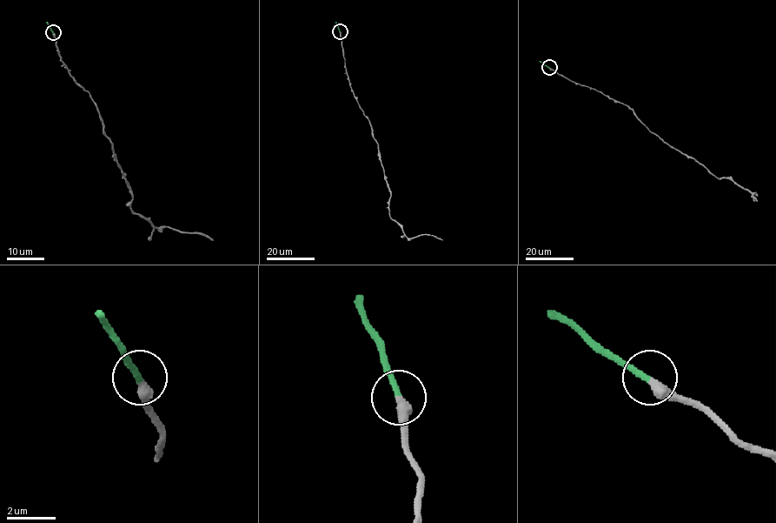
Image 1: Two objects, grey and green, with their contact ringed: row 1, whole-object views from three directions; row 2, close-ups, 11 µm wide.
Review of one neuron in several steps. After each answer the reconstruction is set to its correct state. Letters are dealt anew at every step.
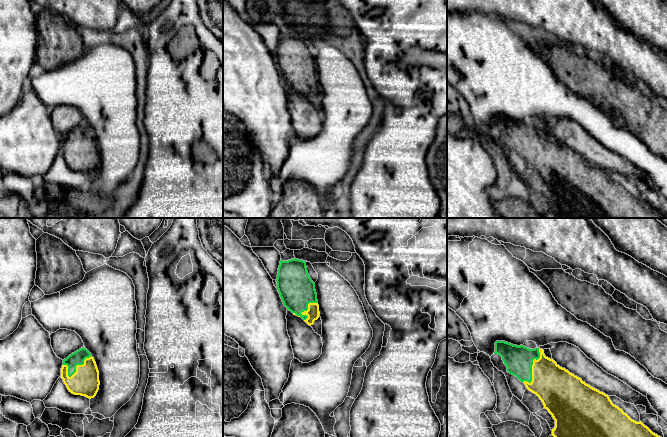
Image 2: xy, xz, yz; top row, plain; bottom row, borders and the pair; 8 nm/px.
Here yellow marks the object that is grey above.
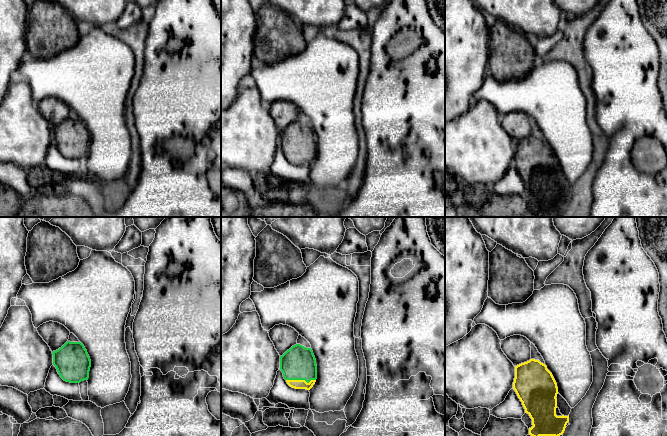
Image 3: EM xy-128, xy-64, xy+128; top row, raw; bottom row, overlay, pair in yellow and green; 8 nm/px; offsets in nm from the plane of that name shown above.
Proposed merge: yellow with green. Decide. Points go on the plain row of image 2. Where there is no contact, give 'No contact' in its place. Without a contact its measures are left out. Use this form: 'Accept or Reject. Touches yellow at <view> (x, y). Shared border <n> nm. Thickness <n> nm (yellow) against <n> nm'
Accept. Touches yellow at yz (532, 143). Shared border 300 nm. Thickness 320 nm (yellow) against 220 nm

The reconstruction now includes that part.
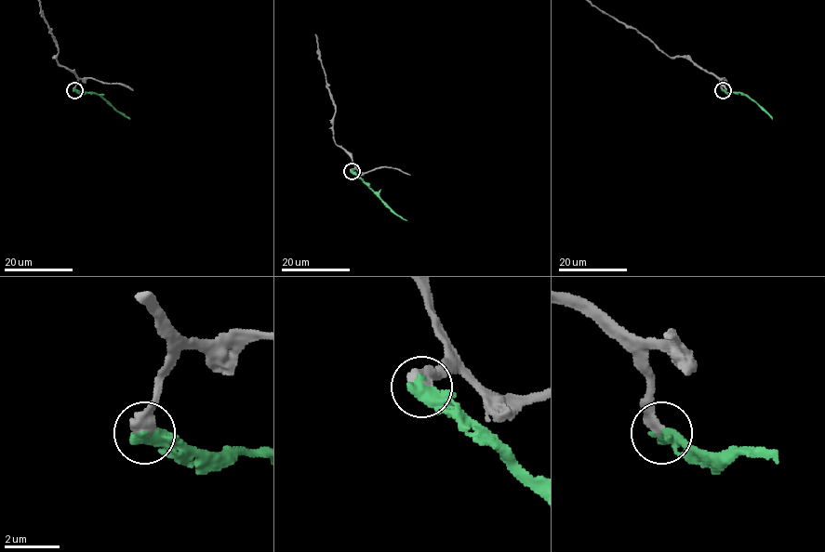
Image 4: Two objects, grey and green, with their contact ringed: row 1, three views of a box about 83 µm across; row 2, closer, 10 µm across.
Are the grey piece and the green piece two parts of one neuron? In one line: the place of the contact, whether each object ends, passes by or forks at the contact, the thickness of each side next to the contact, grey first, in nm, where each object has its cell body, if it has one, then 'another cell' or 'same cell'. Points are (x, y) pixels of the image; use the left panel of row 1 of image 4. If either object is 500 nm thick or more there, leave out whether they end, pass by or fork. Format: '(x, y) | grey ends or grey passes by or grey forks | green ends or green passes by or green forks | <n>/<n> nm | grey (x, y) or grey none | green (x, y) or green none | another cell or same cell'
(74, 90) | 460/600 nm | grey none | green none | same cell

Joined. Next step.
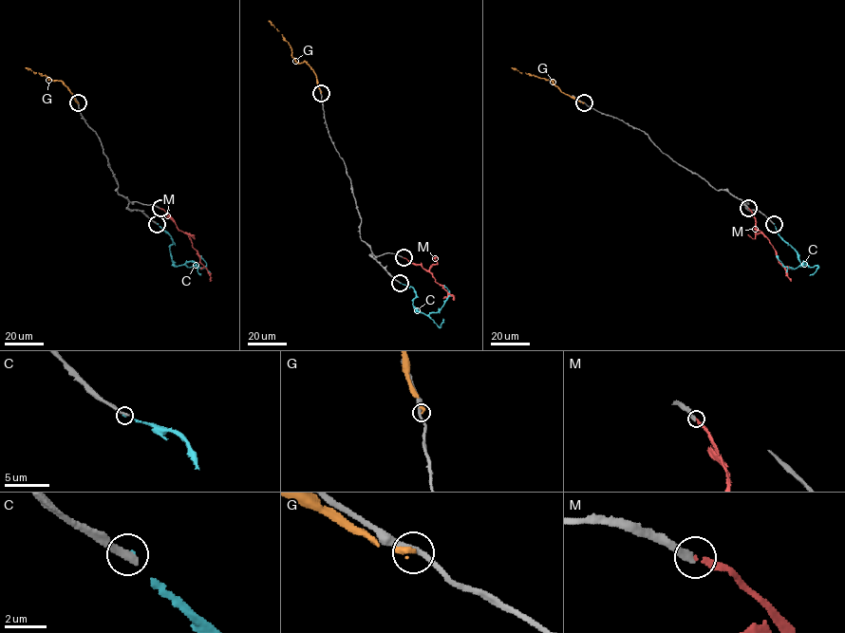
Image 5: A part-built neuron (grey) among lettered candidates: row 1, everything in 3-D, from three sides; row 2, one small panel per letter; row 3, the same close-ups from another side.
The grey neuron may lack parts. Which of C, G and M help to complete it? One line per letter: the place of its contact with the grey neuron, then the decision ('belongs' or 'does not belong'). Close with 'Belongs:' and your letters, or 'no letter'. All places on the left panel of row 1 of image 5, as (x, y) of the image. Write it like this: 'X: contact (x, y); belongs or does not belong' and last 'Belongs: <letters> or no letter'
C: contact (157, 224); does not belong
G: contact (78, 102); does not belong
M: contact (160, 208); belongs
Belongs: M

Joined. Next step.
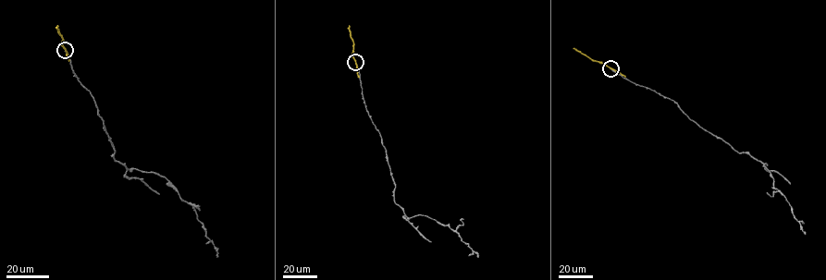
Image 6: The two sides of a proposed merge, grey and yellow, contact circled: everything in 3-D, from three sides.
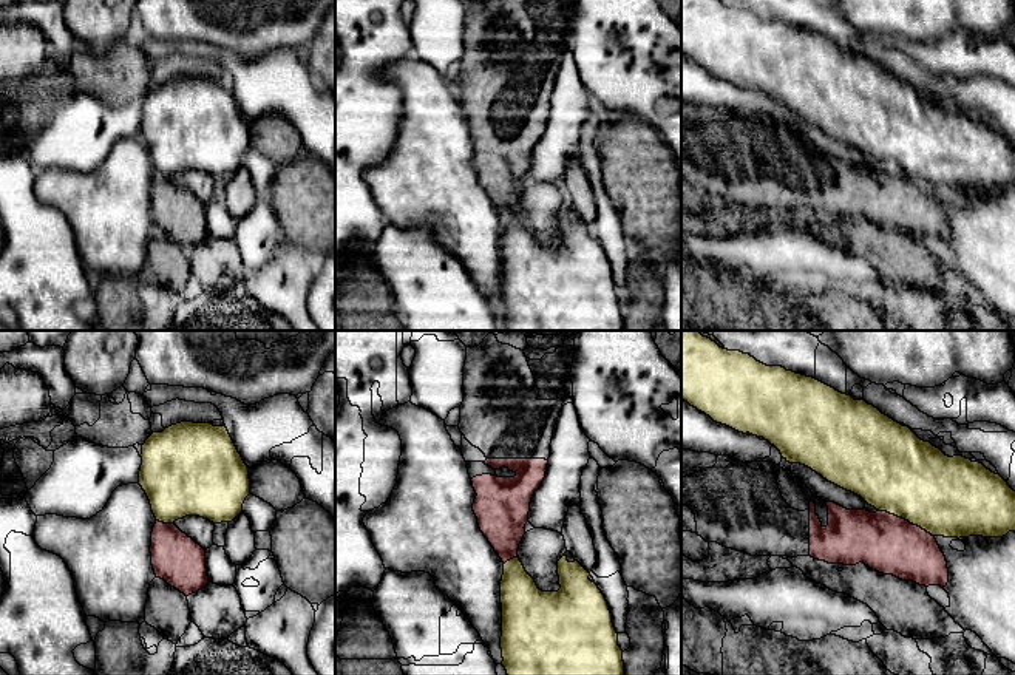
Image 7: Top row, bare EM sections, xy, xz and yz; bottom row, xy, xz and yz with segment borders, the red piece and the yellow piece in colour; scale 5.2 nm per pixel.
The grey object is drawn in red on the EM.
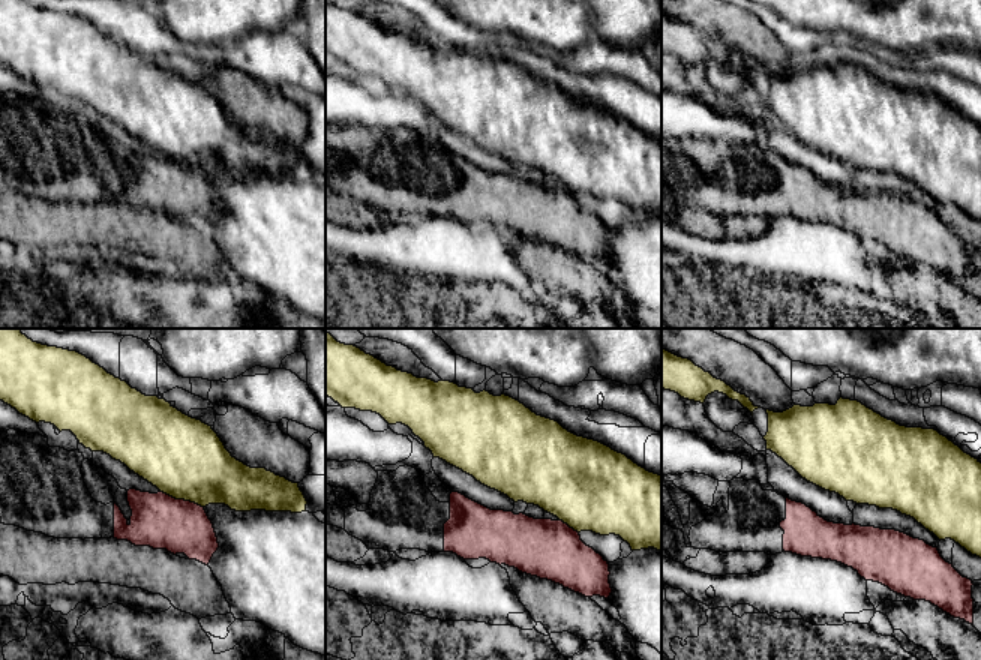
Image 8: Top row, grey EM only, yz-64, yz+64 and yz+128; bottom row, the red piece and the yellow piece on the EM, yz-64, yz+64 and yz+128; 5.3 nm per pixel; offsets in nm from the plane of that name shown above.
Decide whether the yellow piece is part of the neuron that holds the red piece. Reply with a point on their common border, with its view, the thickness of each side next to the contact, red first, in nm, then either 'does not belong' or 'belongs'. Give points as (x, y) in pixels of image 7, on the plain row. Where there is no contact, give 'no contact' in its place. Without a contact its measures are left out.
yz (904, 173) | 300/420 nm | does not belong

